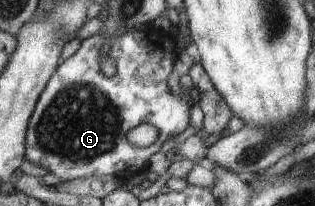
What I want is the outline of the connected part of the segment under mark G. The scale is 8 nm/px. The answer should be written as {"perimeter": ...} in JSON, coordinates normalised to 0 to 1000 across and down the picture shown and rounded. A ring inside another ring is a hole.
{"perimeter":[[[451,131],[356,184],[346,204],[352,233],[337,252],[368,311],[368,354],[352,379],[321,340],[327,209],[321,175],[295,170],[257,199],[238,262],[194,296],[149,417],[130,442],[89,592],[76,762],[149,816],[156,840],[175,845],[197,879],[460,830],[470,820],[473,767],[508,728],[517,689],[575,650],[603,602],[600,544],[616,510],[594,432],[578,427],[581,466],[559,466],[530,413],[530,383],[568,267],[562,209],[537,155]],[[454,597],[486,602],[502,655],[486,699],[444,723],[410,699],[397,655]]]}

